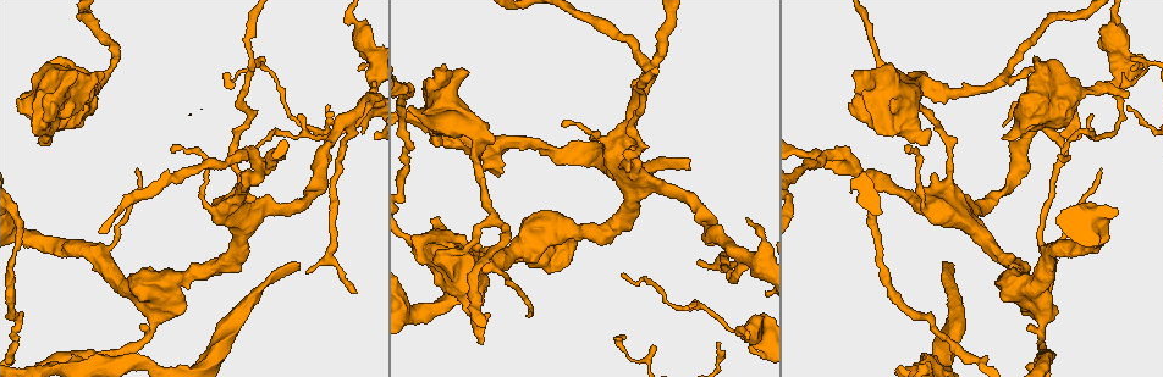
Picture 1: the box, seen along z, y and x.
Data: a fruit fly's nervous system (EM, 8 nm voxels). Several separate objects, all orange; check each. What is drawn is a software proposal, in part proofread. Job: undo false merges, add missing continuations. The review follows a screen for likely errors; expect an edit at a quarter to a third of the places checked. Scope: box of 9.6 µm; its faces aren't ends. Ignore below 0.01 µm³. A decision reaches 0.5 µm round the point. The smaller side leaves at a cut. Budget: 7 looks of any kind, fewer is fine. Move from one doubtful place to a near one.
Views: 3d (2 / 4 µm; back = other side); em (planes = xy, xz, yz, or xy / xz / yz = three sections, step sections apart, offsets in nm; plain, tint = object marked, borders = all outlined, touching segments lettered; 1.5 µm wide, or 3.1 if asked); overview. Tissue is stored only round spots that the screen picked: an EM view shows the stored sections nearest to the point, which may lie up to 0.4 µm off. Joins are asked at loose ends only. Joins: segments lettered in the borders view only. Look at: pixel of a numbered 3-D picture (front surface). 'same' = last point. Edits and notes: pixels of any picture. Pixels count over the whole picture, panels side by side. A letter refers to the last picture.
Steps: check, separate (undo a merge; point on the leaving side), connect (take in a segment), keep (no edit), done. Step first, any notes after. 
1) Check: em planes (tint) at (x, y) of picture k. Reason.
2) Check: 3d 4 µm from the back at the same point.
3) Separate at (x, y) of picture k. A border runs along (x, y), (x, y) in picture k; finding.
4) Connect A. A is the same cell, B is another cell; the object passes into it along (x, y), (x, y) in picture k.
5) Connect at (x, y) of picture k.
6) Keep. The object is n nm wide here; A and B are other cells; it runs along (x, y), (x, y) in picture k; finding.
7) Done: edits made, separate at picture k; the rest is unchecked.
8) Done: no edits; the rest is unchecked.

Check: em xy step 4 (tint) at (1078, 92) of picture 1. Calibre changes.

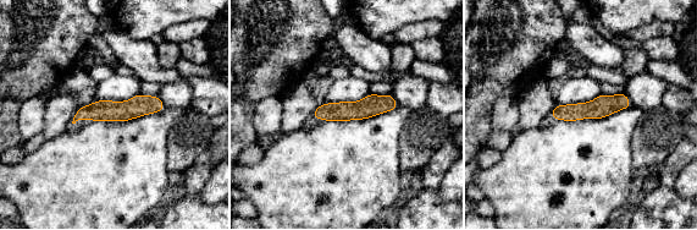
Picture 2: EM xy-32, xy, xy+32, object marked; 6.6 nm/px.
Check: em planes (borders) at the same point.

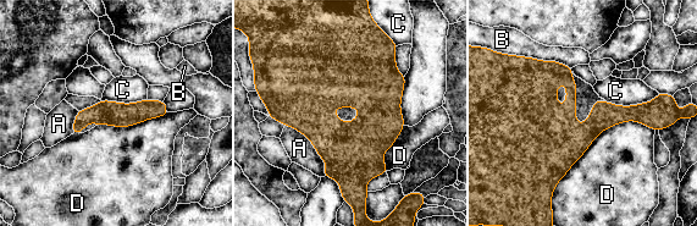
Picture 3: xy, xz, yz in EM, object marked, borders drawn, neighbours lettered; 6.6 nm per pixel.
Keep. A, B, C and D are other cells; it runs along (155, 105), (92, 114), (76, 130) in picture 3; all the same cell.

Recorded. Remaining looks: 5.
Check: em planes (borders) at (432, 220) of picture 1. Stops while still wide.

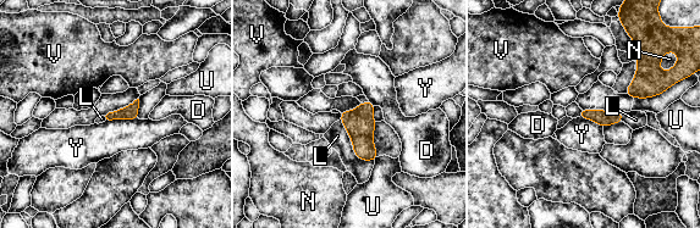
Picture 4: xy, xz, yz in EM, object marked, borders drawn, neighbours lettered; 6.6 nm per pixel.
Keep. D, L, N, U, V and Y are other cells; a border runs along (137, 117), (106, 120) in picture 4; none of them fits.

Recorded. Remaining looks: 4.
Check: 3d 4 µm at (496, 146) of picture 1. Abrupt turn.

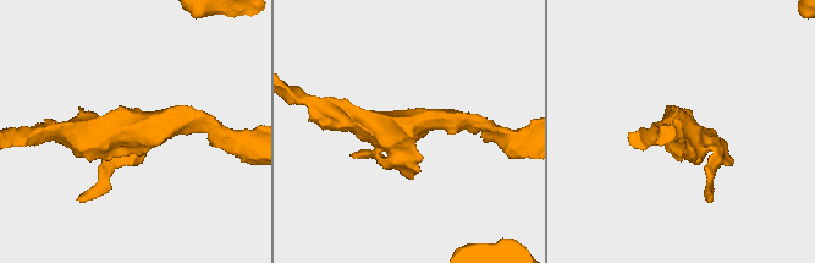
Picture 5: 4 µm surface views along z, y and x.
Check: em yz step 8 (borders) at (132, 127) of picture 5.

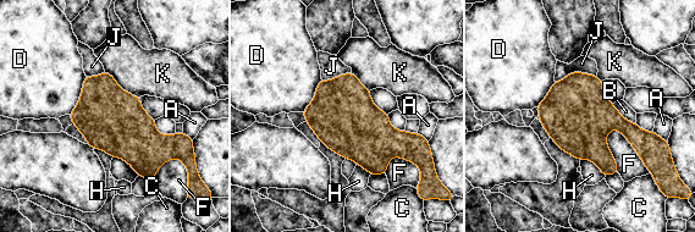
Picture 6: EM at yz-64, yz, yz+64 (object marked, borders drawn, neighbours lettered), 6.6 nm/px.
Keep. A, B, C, D, F, H, J and K are other cells; a border runs along (606, 133), (617, 130), (647, 169) in picture 6; continuous, no second cell.

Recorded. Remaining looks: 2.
Done: no edits; the rest is unchecked.

